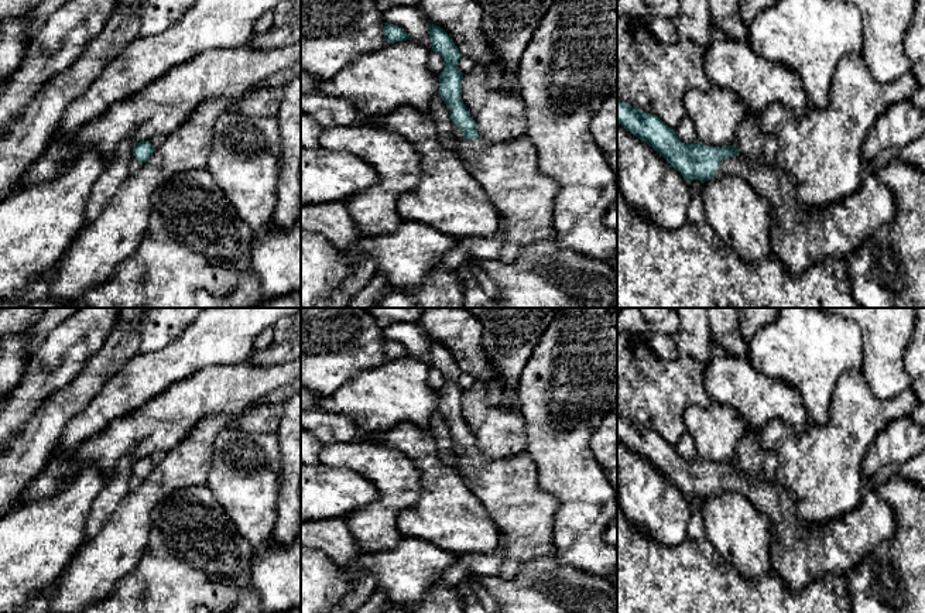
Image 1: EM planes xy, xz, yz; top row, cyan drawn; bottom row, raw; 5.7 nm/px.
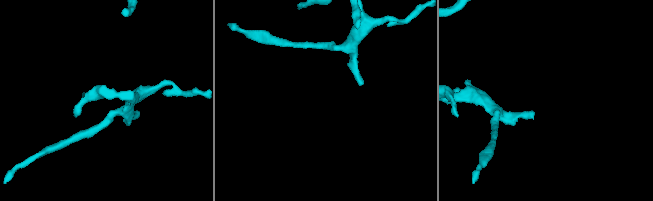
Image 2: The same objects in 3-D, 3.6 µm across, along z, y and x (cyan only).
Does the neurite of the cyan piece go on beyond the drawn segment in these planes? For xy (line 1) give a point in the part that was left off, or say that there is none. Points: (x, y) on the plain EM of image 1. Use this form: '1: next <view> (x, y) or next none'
1: next xy (134, 482)

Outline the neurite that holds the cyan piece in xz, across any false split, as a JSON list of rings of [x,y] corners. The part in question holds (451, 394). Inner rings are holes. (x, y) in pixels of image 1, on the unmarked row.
[[[429,340],[429,355],[432,367],[442,373],[445,381],[439,390],[439,412],[445,417],[453,438],[455,470],[500,530],[501,548],[508,562],[503,566],[503,578],[511,579],[521,564],[554,552],[554,518],[559,503],[552,494],[539,489],[537,466],[527,452],[506,459],[487,459],[479,453],[476,439],[462,415],[463,390],[458,386],[458,380],[463,371],[443,345]]]

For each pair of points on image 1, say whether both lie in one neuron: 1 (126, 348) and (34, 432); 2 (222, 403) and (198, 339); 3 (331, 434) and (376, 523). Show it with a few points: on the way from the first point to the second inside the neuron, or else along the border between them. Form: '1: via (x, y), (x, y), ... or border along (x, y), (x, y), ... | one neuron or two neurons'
1: via (103, 366), (57, 413) | one neuron
2: border along (240, 362), (205, 366), (178, 380) | two neurons
3: border along (353, 439), (324, 445) | two neurons

